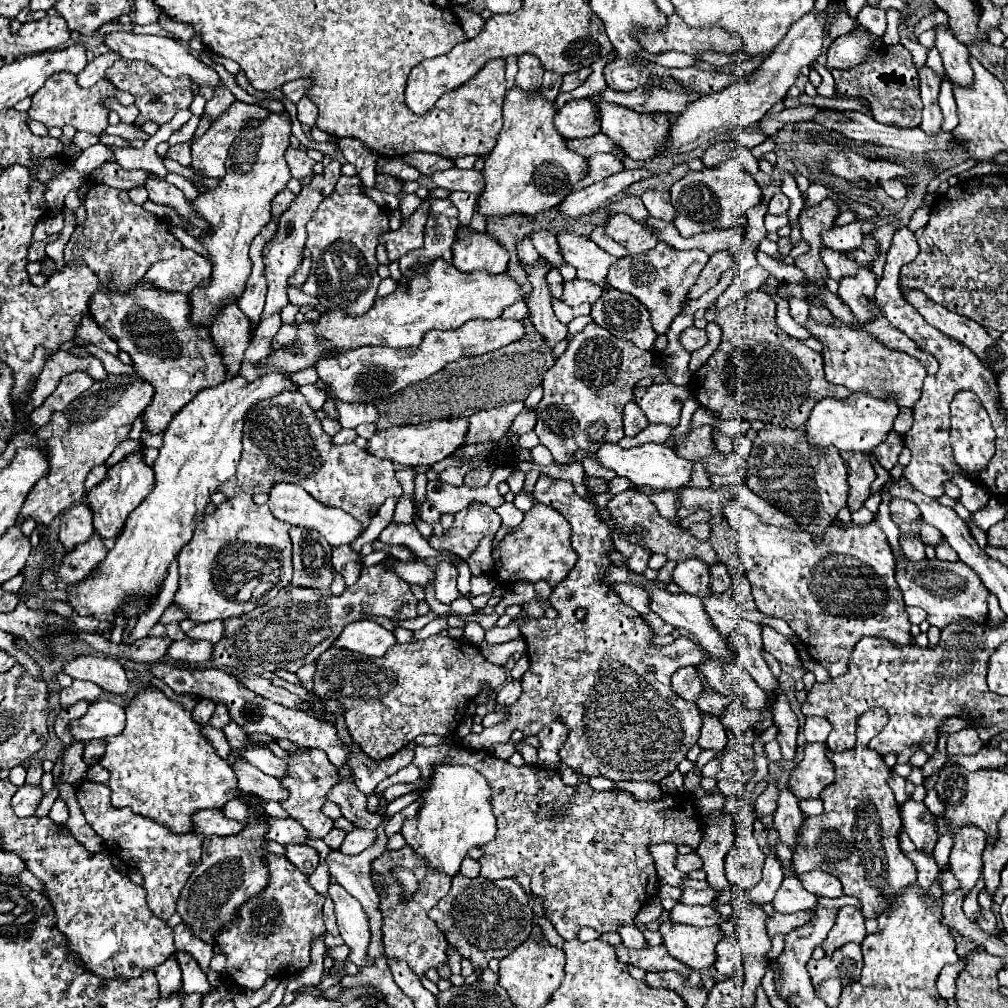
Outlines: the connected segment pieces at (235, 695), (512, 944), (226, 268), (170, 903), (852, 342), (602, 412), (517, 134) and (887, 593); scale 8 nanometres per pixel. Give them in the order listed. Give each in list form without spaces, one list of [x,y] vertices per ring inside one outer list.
[[[158,662],[150,666],[150,672],[154,674],[154,678],[162,680],[164,684],[168,684],[176,694],[196,694],[200,698],[208,698],[212,702],[224,702],[230,710],[230,718],[242,726],[248,734],[254,732],[264,732],[270,734],[272,738],[286,738],[302,748],[318,748],[324,750],[330,758],[330,762],[336,768],[342,768],[346,764],[346,750],[344,746],[340,746],[340,738],[336,738],[336,730],[332,730],[330,722],[318,722],[314,716],[302,712],[302,710],[292,710],[286,708],[282,704],[276,704],[268,698],[262,698],[254,692],[250,692],[248,688],[242,688],[238,684],[236,678],[232,678],[230,674],[226,674],[224,670],[216,670],[216,668],[206,668],[206,670],[198,670],[198,668],[180,668],[174,666],[170,662]]]
[[[456,874],[450,892],[428,912],[448,944],[468,958],[474,970],[486,970],[492,958],[504,958],[518,948],[532,930],[532,910],[526,892],[514,878],[484,880]]]
[[[272,112],[264,120],[248,120],[228,150],[226,176],[214,190],[200,194],[192,202],[196,210],[210,222],[208,236],[200,238],[198,242],[202,242],[202,246],[212,254],[210,286],[196,288],[188,294],[192,302],[192,322],[210,326],[212,318],[216,318],[226,304],[240,298],[252,266],[248,258],[250,244],[256,234],[260,234],[260,230],[272,220],[270,202],[286,188],[290,180],[290,170],[284,160],[284,152],[290,146],[290,136],[292,122],[288,112]]]
[[[84,780],[76,786],[76,798],[88,826],[102,836],[108,854],[124,860],[130,868],[136,868],[142,874],[142,886],[148,892],[148,908],[154,912],[154,916],[168,920],[176,912],[176,900],[186,884],[186,878],[200,864],[202,836],[196,836],[194,832],[174,834],[168,826],[156,824],[154,820],[138,816],[132,810],[114,808],[110,804],[110,788],[106,784]]]
[[[808,318],[804,328],[808,328],[808,332],[822,342],[822,358],[828,382],[842,384],[850,392],[868,390],[878,398],[896,394],[898,402],[910,410],[920,400],[922,382],[928,374],[914,356],[900,350],[892,350],[886,344],[882,344],[874,334],[850,326],[838,318],[834,318],[832,322],[816,322],[814,318]]]
[[[590,322],[580,334],[576,334],[570,342],[566,352],[560,360],[546,372],[544,376],[544,398],[538,404],[536,416],[538,424],[534,432],[540,438],[540,444],[546,446],[554,460],[568,458],[572,450],[596,450],[600,442],[620,442],[622,440],[622,410],[628,400],[632,400],[632,388],[636,382],[644,376],[652,376],[656,382],[668,382],[662,368],[662,358],[658,354],[648,354],[646,350],[640,350],[632,346],[628,340],[614,338],[608,334],[608,330],[600,328],[598,324]]]
[[[512,86],[504,96],[504,126],[496,148],[486,156],[486,188],[480,194],[478,208],[484,216],[538,214],[558,206],[572,186],[582,178],[584,158],[566,146],[566,138],[554,128],[554,102],[540,94],[540,88],[520,90]]]
[[[728,500],[724,506],[724,516],[730,526],[738,532],[738,552],[746,568],[746,576],[752,586],[752,598],[762,614],[778,616],[788,622],[794,634],[802,640],[808,654],[822,664],[832,678],[848,670],[848,654],[854,650],[858,638],[878,636],[890,642],[910,642],[910,622],[906,614],[906,604],[902,600],[900,588],[894,580],[892,550],[878,522],[856,528],[830,526],[822,536],[812,536],[804,530],[786,530],[764,524],[758,514],[740,506],[736,500]]]

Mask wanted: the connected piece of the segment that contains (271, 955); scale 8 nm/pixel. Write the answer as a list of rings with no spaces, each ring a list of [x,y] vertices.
[[[266,854],[266,868],[268,868],[268,884],[264,892],[248,898],[244,906],[236,912],[236,920],[224,926],[220,934],[216,934],[216,950],[226,956],[226,968],[224,976],[230,978],[232,984],[248,990],[260,990],[266,982],[266,978],[282,978],[288,974],[294,974],[298,970],[304,970],[310,964],[310,942],[324,934],[324,920],[322,920],[322,902],[324,896],[320,896],[310,884],[306,882],[306,874],[302,874],[296,866],[292,866],[284,856]]]

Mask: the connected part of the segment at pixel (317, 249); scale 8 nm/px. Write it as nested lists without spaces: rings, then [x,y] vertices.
[[[342,176],[336,182],[334,192],[320,202],[312,220],[306,226],[306,246],[312,252],[310,276],[302,286],[302,292],[318,298],[318,302],[334,302],[336,308],[354,316],[372,308],[380,276],[376,272],[376,246],[378,236],[388,232],[388,212],[374,204],[360,190],[358,176]]]

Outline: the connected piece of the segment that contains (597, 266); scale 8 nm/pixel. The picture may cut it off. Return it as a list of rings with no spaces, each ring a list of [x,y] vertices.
[[[558,232],[556,236],[564,262],[576,268],[576,278],[586,278],[606,288],[606,272],[616,258],[576,232]]]

